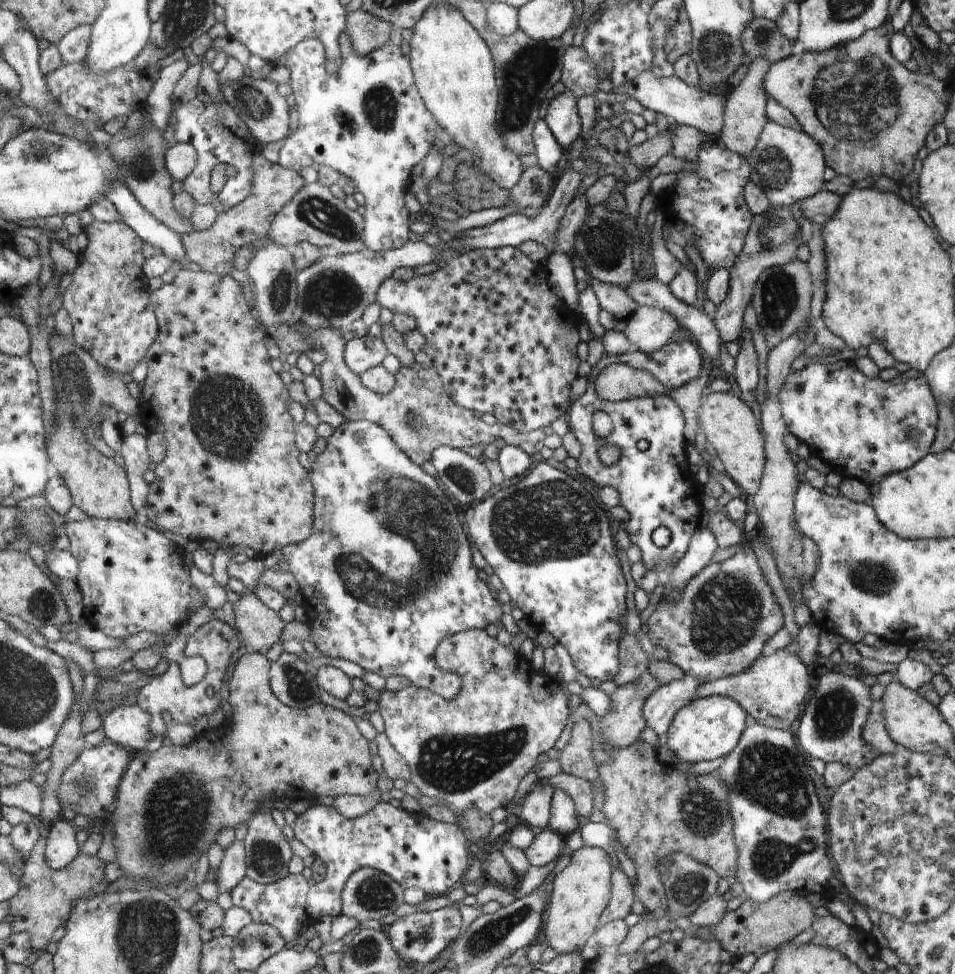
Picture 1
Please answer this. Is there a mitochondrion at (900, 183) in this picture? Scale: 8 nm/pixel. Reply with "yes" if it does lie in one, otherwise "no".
no

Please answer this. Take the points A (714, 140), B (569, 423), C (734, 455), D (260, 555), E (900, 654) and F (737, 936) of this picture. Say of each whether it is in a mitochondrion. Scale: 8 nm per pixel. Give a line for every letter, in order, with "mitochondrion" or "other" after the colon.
A: other
B: other
C: other
D: other
E: other
F: other

